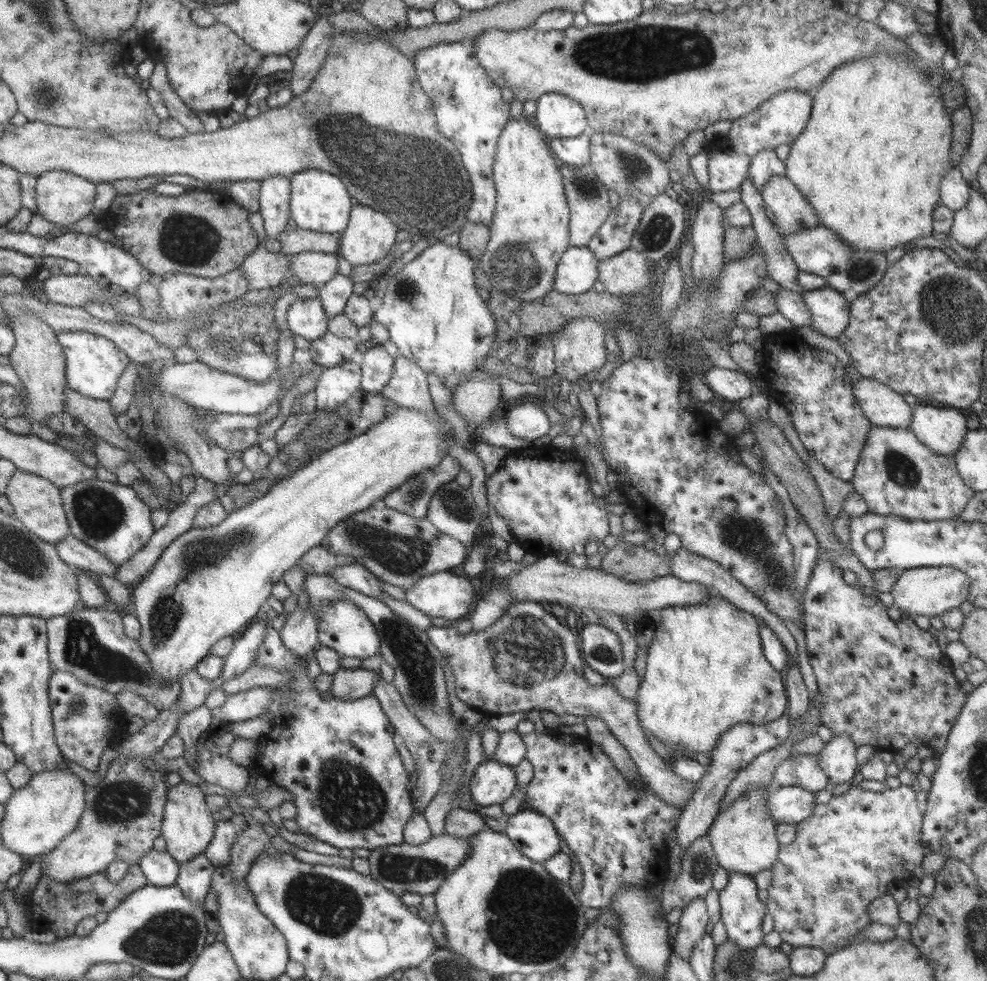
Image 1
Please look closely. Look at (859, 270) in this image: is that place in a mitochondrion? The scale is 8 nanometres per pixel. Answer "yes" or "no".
yes

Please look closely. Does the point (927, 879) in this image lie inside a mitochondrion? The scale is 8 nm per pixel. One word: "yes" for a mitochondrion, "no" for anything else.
no

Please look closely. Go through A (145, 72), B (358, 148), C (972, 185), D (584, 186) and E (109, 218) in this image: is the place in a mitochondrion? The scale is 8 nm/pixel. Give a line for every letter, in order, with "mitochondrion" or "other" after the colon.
A: other
B: mitochondrion
C: other
D: mitochondrion
E: other

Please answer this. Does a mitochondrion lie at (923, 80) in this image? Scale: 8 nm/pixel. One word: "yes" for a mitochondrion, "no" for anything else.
no

